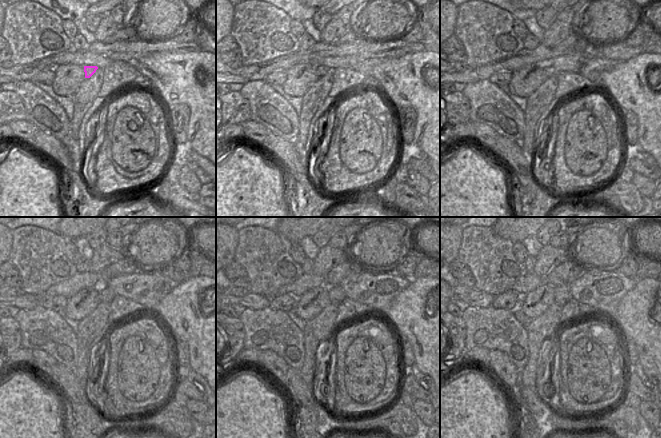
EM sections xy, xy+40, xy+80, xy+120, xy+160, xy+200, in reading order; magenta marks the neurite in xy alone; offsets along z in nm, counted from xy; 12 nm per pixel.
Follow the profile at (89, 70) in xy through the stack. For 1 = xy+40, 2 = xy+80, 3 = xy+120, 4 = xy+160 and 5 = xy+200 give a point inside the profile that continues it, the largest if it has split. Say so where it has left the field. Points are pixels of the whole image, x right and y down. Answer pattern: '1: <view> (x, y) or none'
1: xy+40 (320, 71)
2: xy+80 (549, 70)
3: xy+120 (106, 294)
4: xy+160 (336, 294)
5: xy+200 (563, 294)

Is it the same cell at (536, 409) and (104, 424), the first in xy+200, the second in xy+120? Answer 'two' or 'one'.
two

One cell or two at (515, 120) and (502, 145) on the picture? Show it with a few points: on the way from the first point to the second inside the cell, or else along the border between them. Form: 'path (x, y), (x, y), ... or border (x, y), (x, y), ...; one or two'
border (501, 135), (519, 143); two

